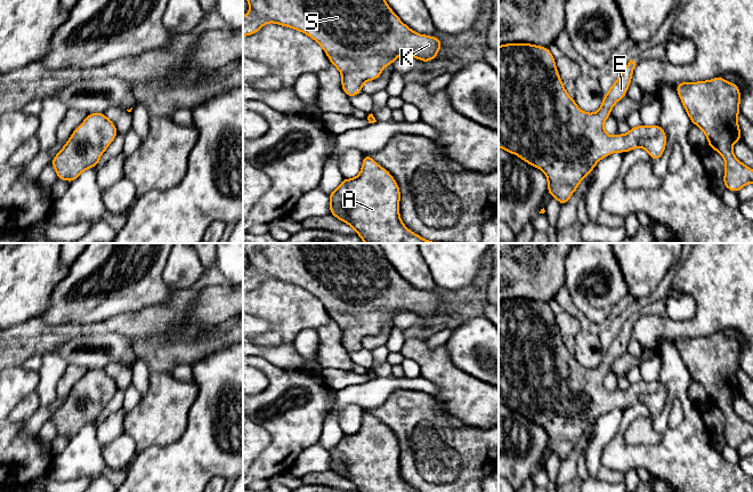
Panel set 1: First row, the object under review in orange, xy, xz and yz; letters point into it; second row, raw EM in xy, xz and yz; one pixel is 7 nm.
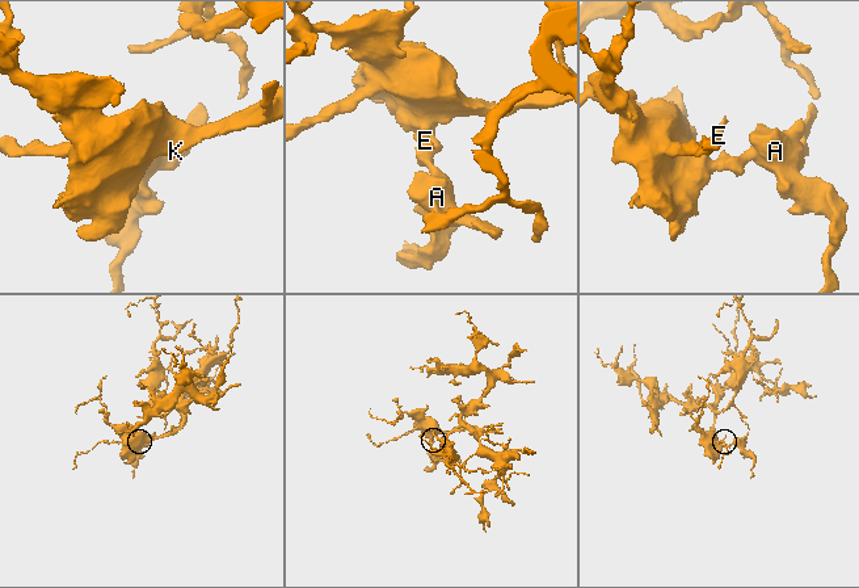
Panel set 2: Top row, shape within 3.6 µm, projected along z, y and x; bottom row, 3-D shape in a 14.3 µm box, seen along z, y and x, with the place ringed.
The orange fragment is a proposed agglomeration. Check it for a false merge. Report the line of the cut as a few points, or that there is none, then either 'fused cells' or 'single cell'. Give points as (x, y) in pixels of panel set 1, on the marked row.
no cut | single cell

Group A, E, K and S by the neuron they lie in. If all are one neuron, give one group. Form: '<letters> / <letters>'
A E K S

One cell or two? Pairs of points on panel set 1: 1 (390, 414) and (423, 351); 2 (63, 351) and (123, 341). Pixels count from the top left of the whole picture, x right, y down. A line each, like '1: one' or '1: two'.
1: two
2: one

